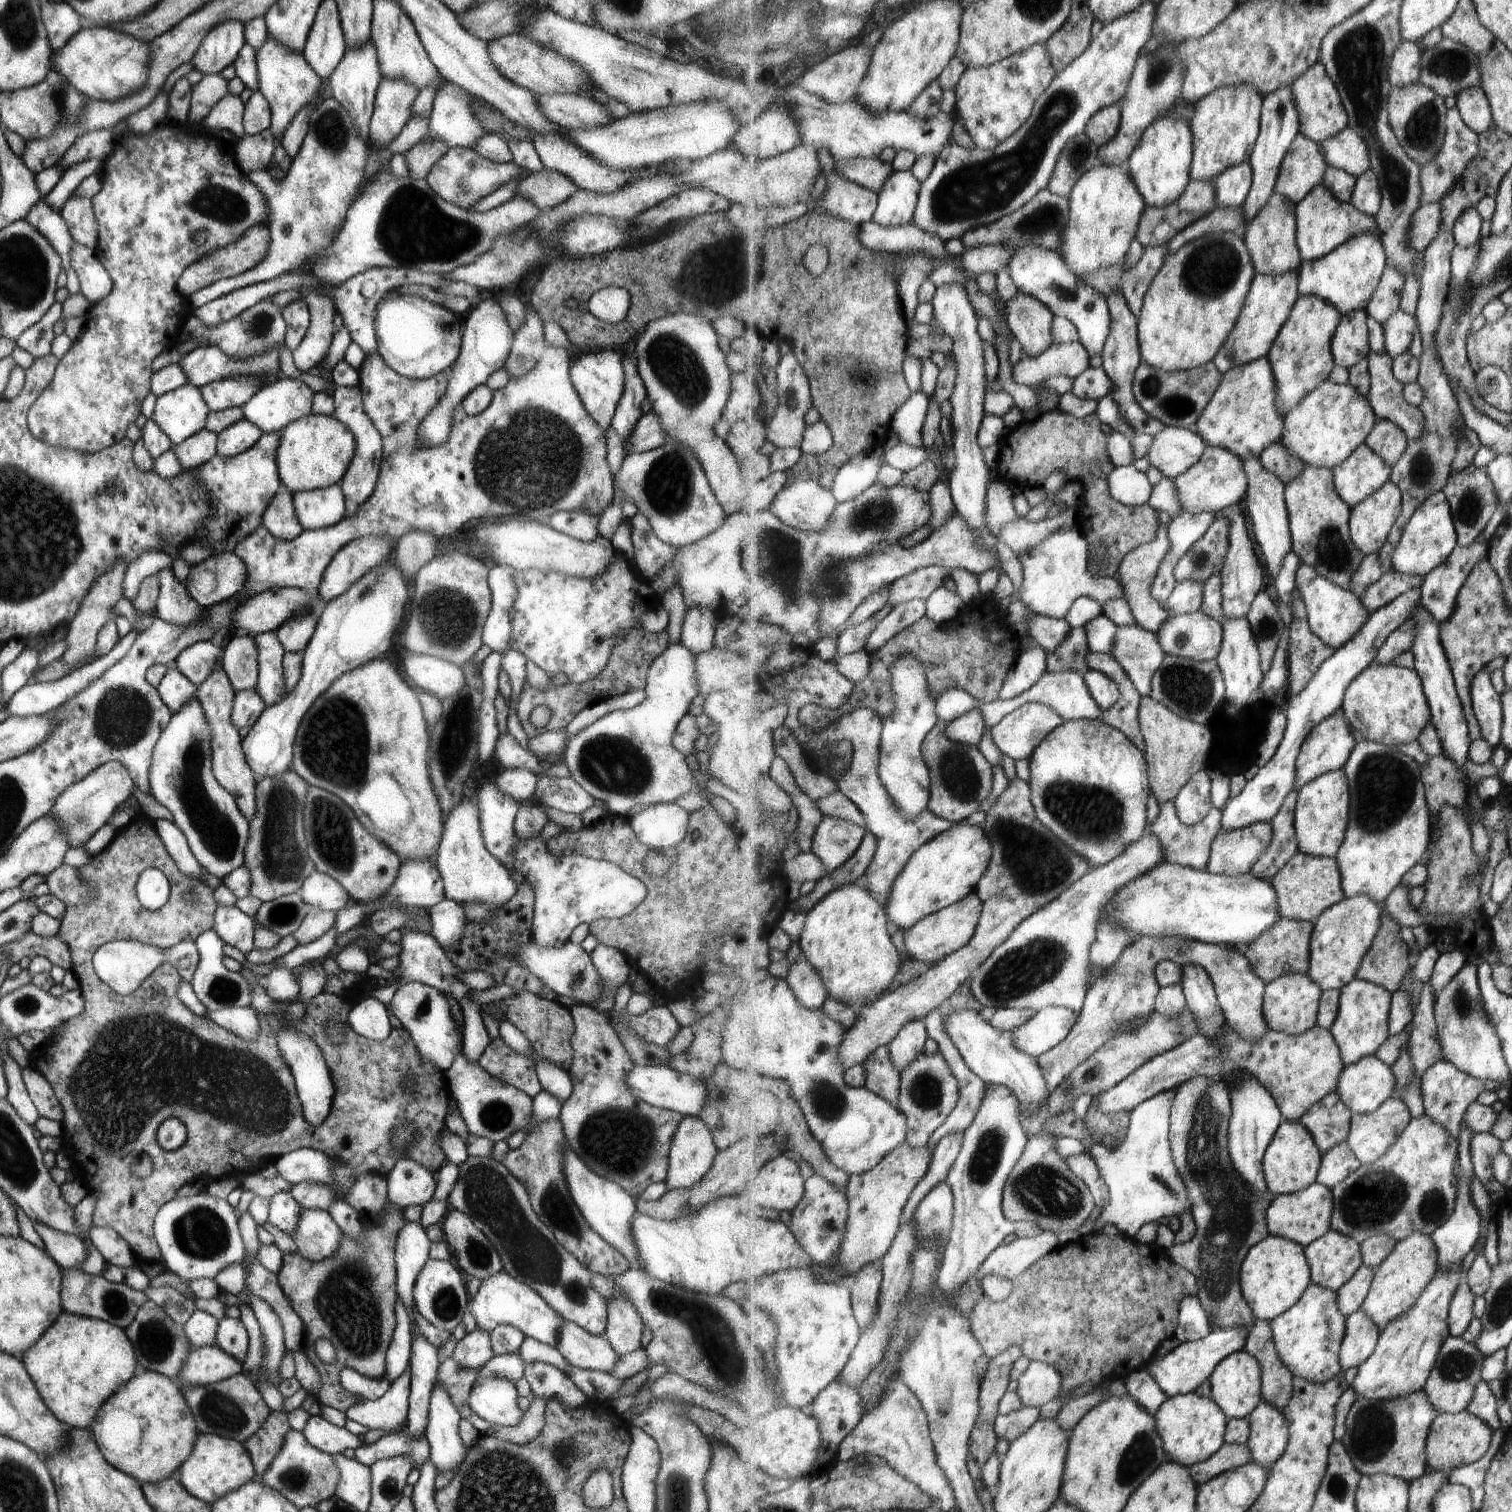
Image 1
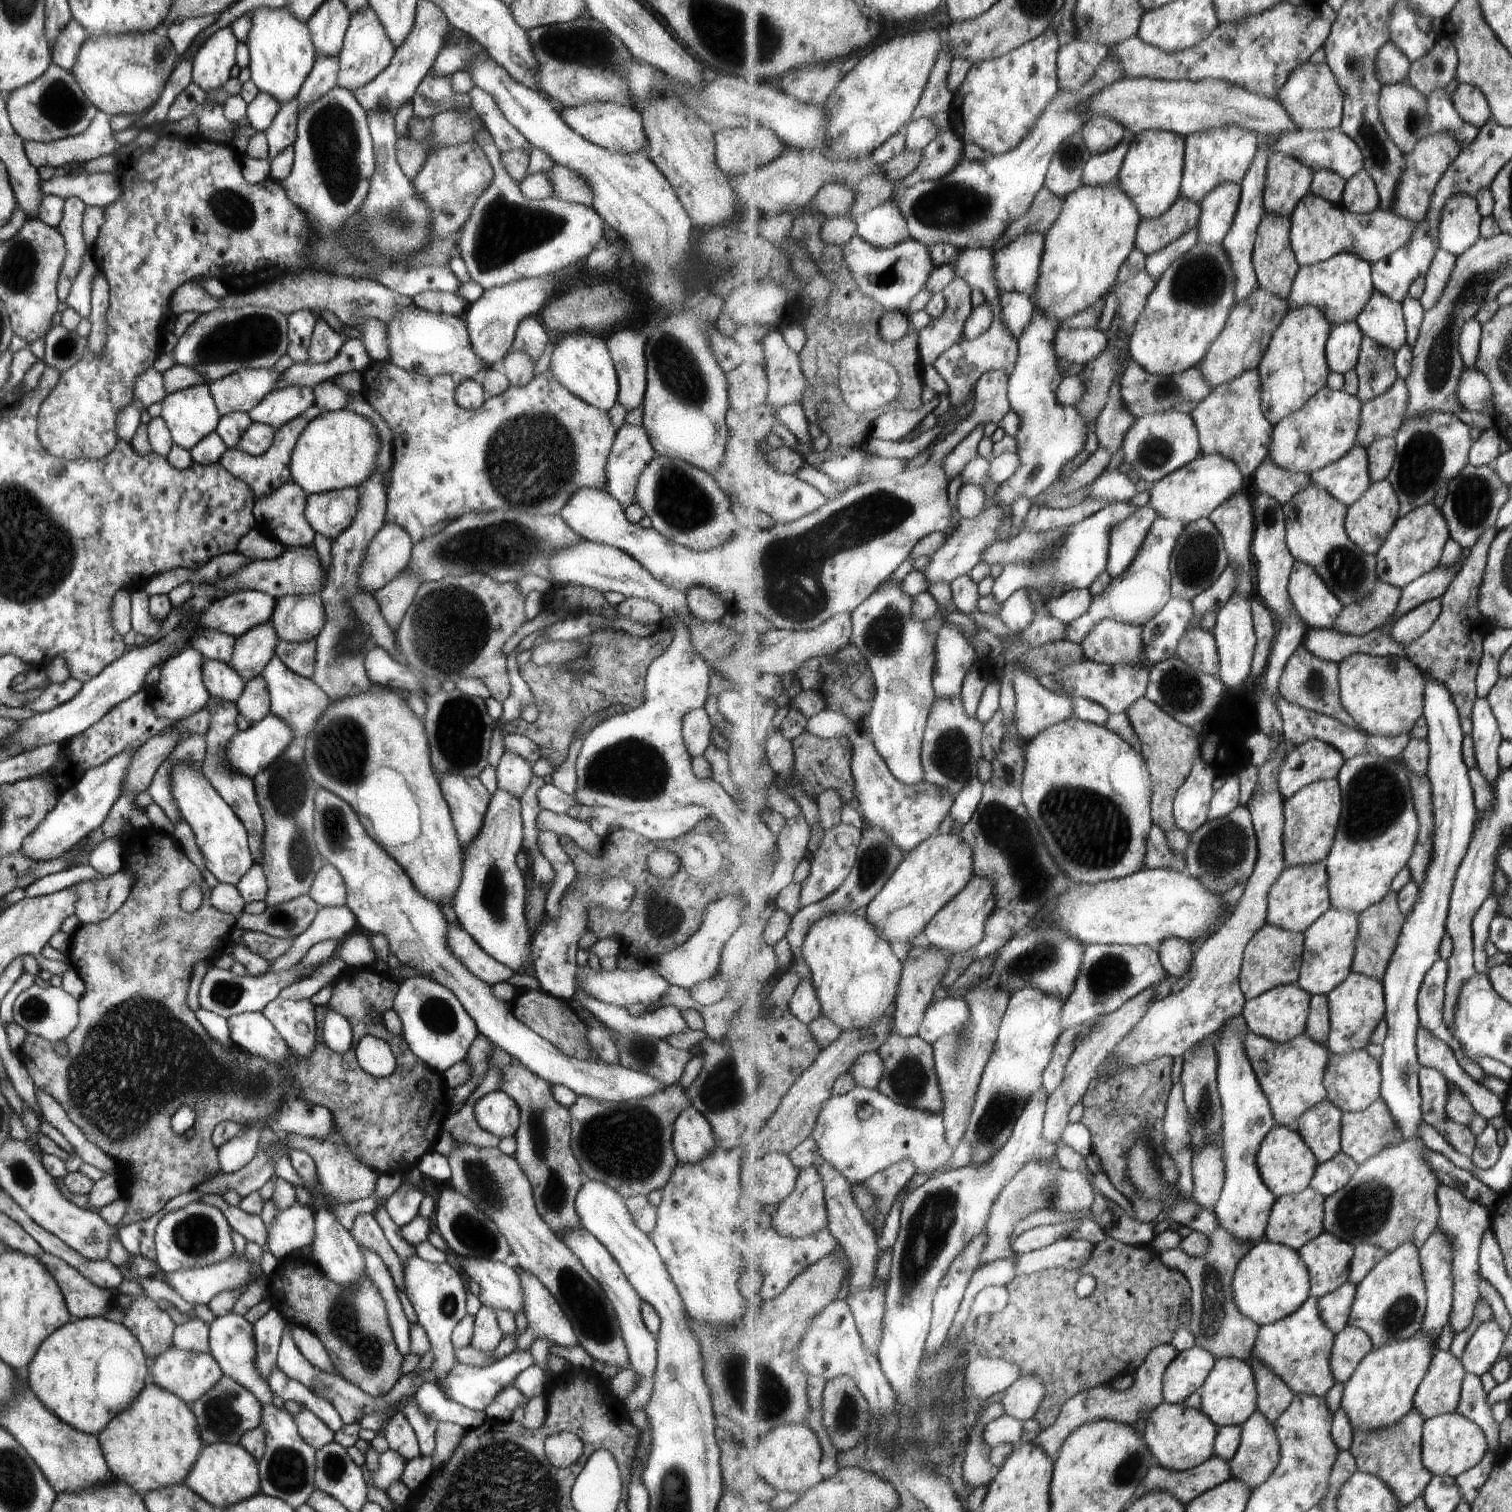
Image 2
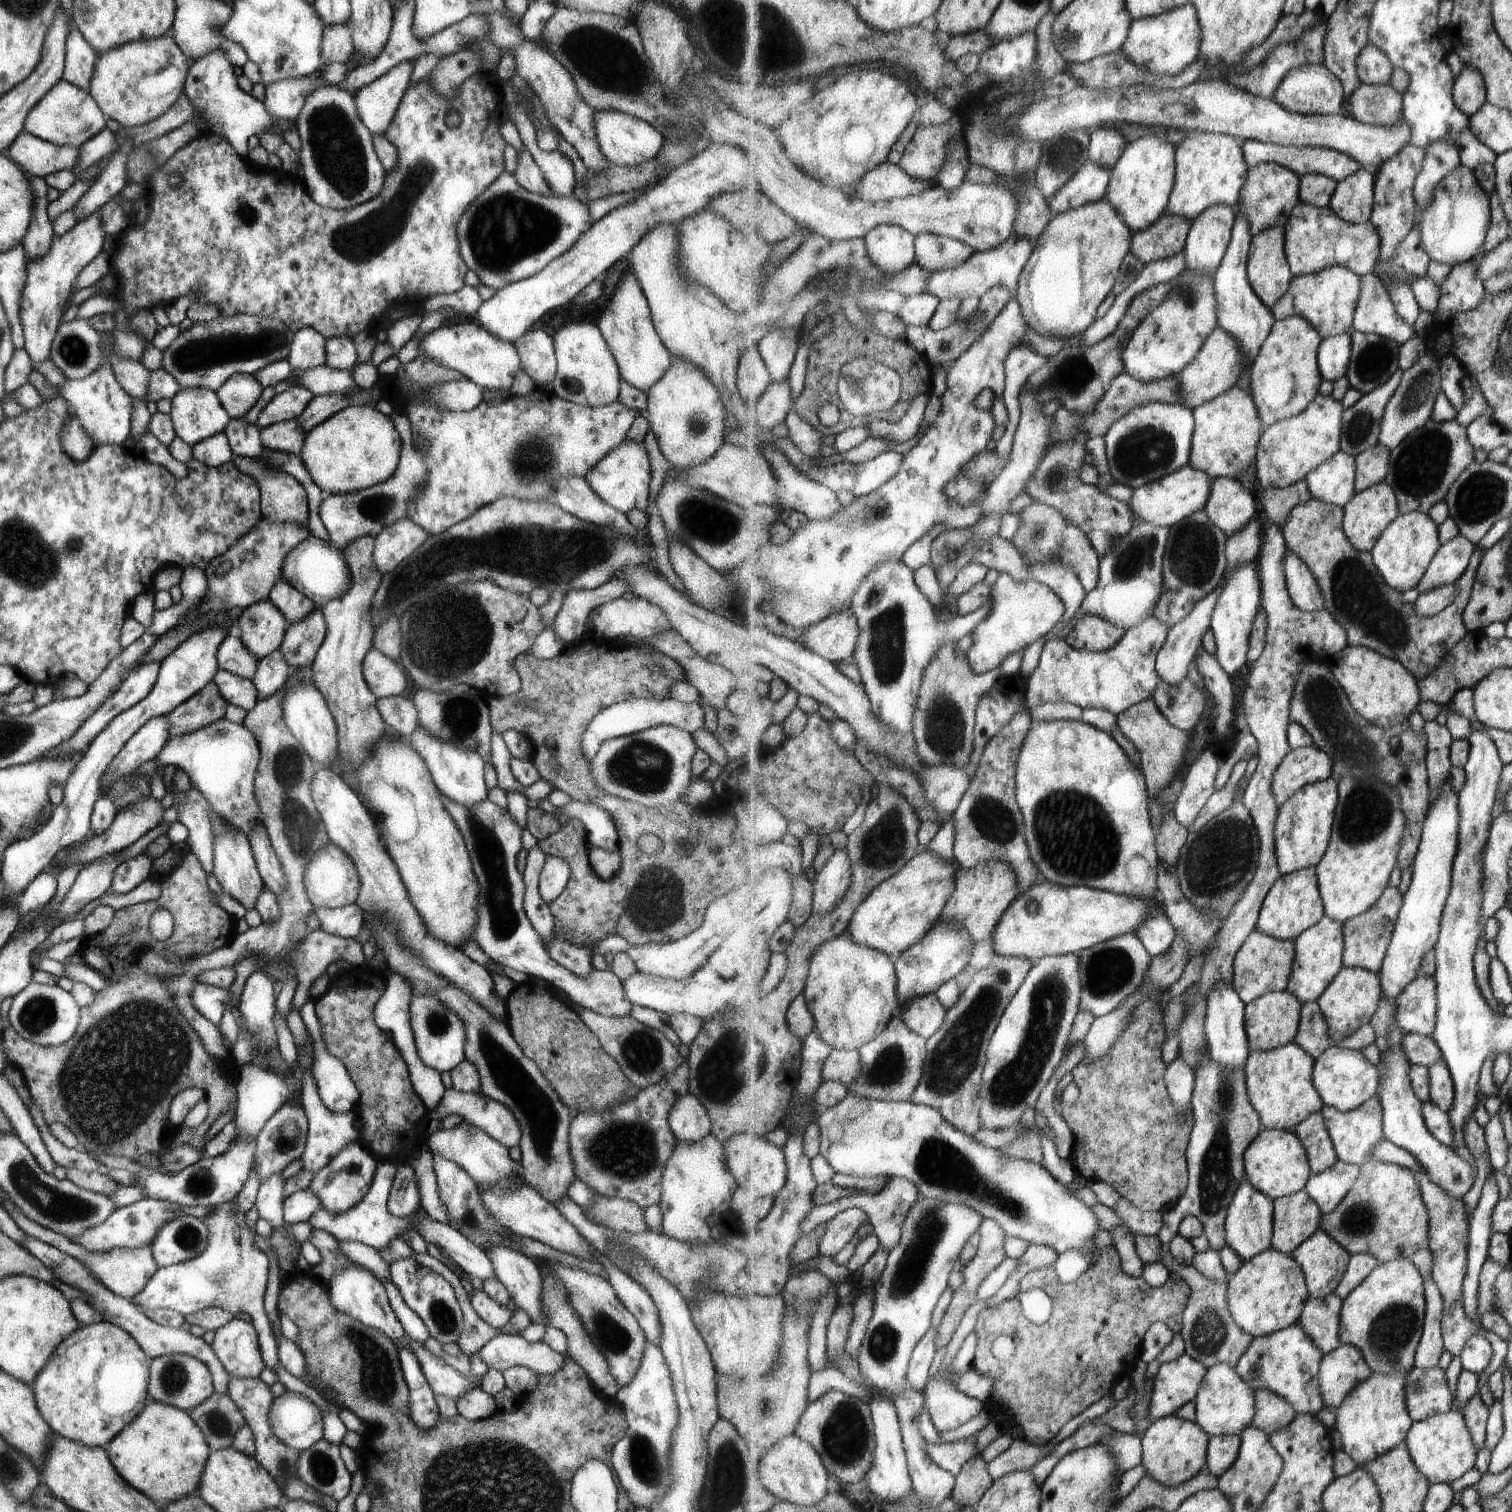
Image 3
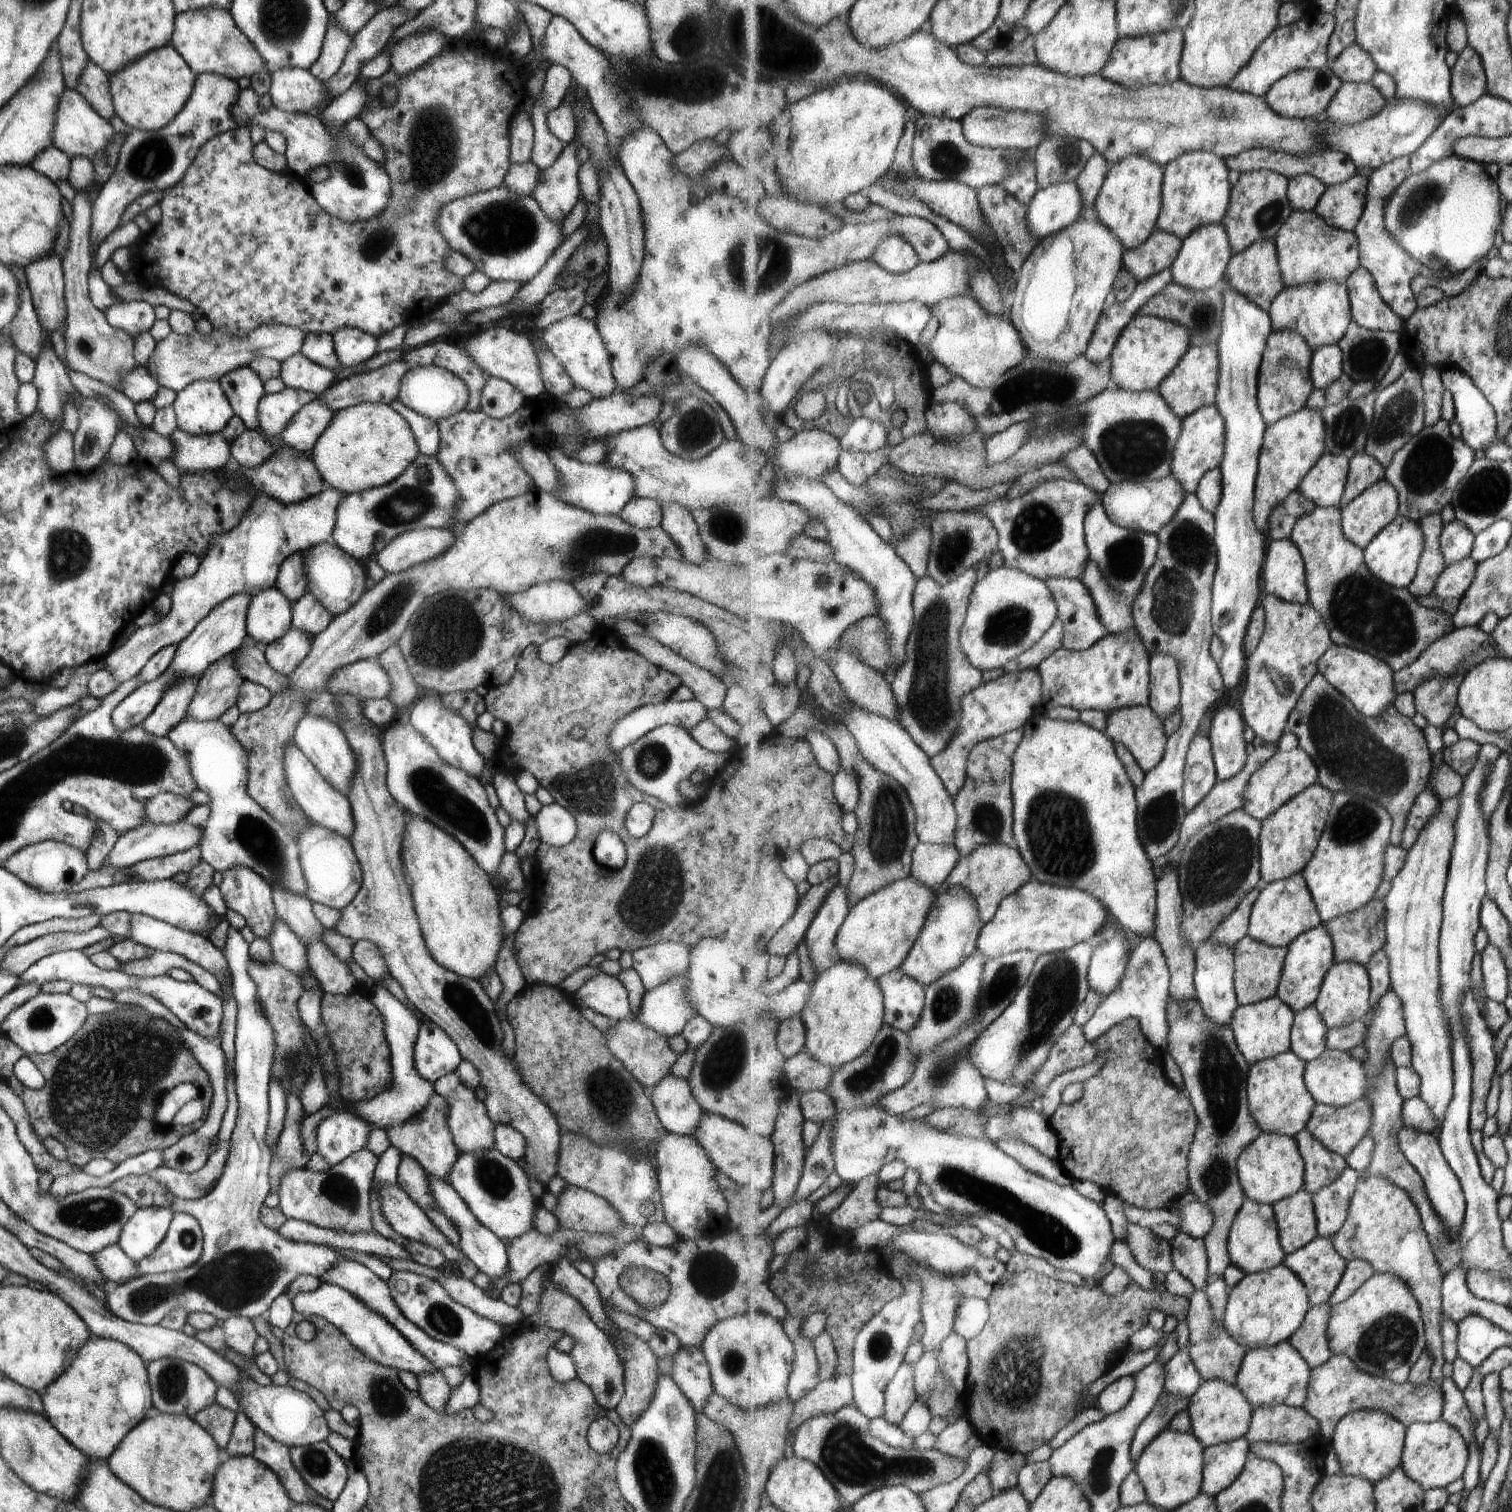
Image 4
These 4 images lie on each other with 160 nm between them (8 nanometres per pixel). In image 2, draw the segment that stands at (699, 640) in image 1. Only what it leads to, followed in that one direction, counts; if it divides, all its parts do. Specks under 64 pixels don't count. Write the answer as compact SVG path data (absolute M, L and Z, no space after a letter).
M703 587L689 589L686 601L691 616L705 622L717 621L729 610L716 592Z

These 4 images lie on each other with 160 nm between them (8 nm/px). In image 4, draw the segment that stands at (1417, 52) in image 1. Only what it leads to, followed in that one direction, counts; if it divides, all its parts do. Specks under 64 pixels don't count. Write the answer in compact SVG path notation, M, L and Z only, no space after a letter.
M1357 43L1348 46L1329 67L1344 83L1355 84L1371 83L1379 71L1373 57Z

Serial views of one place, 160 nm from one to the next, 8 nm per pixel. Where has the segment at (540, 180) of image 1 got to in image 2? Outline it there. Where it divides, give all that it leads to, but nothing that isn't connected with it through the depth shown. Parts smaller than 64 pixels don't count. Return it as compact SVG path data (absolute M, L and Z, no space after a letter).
M553 165L546 172L552 184L552 196L560 201L592 206L593 193L588 182L565 165Z

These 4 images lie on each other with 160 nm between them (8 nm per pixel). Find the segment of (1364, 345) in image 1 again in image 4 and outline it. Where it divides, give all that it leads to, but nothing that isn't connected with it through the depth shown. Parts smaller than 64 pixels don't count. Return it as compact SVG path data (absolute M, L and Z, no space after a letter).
M1329 345L1314 351L1312 381L1315 389L1327 390L1343 376L1343 351L1339 345Z

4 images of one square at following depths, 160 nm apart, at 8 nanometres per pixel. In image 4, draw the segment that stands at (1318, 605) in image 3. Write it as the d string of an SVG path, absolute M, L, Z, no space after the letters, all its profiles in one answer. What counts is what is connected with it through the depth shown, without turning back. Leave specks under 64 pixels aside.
M1285 539L1270 543L1264 562L1263 582L1269 595L1290 603L1309 603L1306 564L1295 541Z

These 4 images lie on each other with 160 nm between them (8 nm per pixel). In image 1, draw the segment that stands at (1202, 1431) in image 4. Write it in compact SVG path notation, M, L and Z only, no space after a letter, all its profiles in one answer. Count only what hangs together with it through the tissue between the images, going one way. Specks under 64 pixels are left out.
M1237 1351L1225 1357L1219 1366L1216 1366L1209 1382L1211 1383L1209 1397L1224 1410L1229 1420L1247 1419L1263 1400L1261 1365L1248 1351Z

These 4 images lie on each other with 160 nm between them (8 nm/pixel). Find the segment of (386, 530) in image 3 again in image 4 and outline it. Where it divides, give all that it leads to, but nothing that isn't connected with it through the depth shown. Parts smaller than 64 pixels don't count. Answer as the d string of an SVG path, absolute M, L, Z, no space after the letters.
M449 529L412 530L396 536L376 555L377 564L386 572L398 573L428 559L441 556L455 540L456 534Z

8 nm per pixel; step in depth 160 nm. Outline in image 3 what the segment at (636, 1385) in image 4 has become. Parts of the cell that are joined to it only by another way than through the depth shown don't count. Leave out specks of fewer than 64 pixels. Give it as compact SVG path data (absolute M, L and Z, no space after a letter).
M539 1261L553 1271L553 1274L563 1283L568 1296L568 1303L578 1314L587 1336L597 1350L605 1357L609 1372L616 1380L620 1389L628 1385L637 1367L639 1366L646 1338L635 1317L623 1306L617 1298L612 1286L606 1280L593 1275L586 1275L582 1271L576 1271L559 1266L557 1263Z

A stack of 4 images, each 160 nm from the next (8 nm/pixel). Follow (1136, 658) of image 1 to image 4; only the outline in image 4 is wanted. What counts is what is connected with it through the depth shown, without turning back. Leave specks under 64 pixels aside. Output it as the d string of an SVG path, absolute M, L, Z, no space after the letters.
M1051 577L1046 581L1058 604L1058 618L1065 627L1064 646L1072 651L1084 651L1096 645L1104 636L1110 634L1096 611L1096 604L1089 589L1079 579Z

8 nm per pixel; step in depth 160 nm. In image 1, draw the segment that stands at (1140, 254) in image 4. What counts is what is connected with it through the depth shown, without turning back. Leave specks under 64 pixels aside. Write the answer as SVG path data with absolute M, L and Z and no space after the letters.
M1191 181L1187 190L1177 199L1177 202L1166 207L1148 206L1144 216L1141 217L1136 240L1145 248L1163 247L1182 230L1200 221L1203 217L1211 214L1216 209L1216 190L1214 181Z

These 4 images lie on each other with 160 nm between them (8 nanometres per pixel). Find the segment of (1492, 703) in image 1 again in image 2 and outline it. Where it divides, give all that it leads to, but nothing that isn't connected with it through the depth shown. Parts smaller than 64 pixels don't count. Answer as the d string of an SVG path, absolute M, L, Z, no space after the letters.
M1486 698L1477 699L1472 708L1472 737L1474 740L1477 768L1492 786L1502 773L1500 746L1504 738L1495 713Z

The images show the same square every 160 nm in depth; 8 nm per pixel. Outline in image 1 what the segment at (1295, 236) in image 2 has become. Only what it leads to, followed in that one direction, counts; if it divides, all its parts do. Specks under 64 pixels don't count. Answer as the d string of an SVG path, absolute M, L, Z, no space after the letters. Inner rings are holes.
M1317 185L1305 200L1296 206L1297 246L1303 261L1314 261L1331 254L1350 238L1361 233L1380 234L1376 217L1359 210L1352 202L1341 202L1325 185ZM1439 203L1421 205L1411 217L1410 247L1424 253L1440 232L1442 208Z

